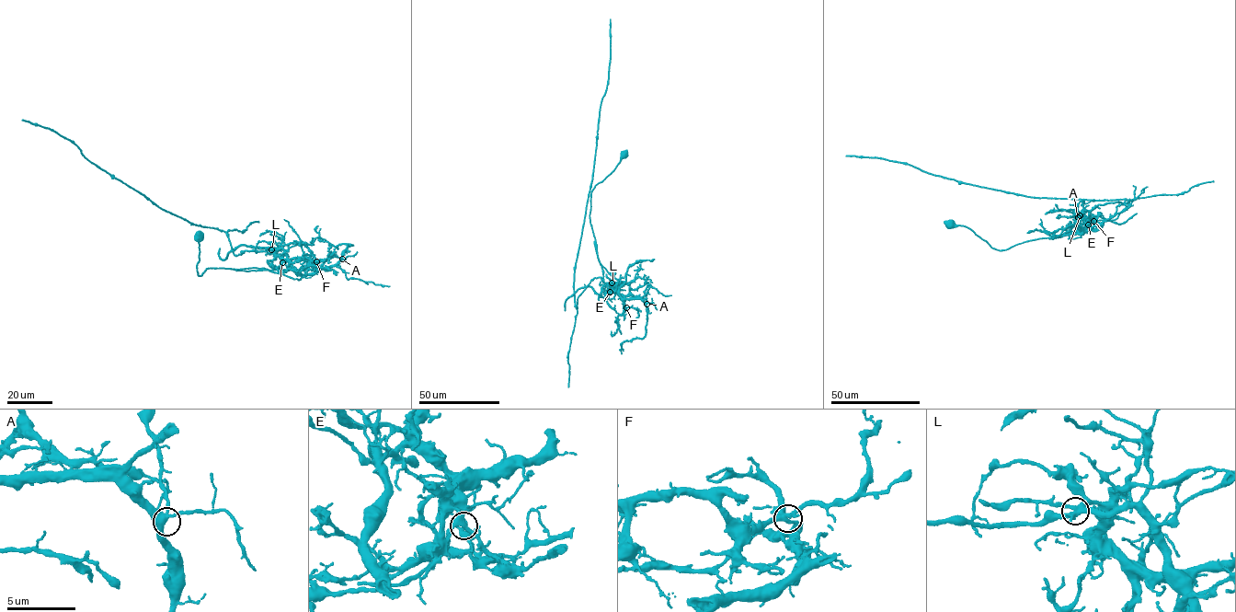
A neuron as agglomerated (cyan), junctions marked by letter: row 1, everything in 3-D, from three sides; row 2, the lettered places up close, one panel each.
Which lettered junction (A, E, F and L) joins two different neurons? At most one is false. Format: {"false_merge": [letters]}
{"false_merge": ["L"]}

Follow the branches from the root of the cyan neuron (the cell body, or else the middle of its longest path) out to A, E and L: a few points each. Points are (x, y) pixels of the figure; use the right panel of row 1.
A: (950, 224), (968, 227), (999, 250), (1024, 241), (1077, 233), (1077, 230), (1083, 233), (1075, 225), (1078, 217)
E: (950, 224), (968, 227), (999, 250), (1024, 241), (1078, 233), (1085, 222), (1088, 225)
L: (950, 224), (968, 227), (992, 248), (1001, 250), (1024, 241), (1077, 233), (1075, 224), (1077, 214), (1080, 215)

